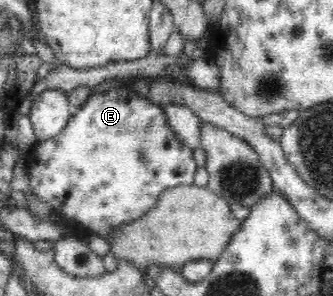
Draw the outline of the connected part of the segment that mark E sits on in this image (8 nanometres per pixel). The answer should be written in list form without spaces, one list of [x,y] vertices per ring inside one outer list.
[[[128,86],[90,96],[70,116],[66,129],[58,137],[38,142],[25,155],[32,193],[42,202],[48,202],[56,212],[64,214],[80,237],[99,235],[110,243],[114,228],[137,220],[158,205],[158,199],[166,189],[194,184],[197,168],[193,151],[177,137],[168,121],[164,108]]]

